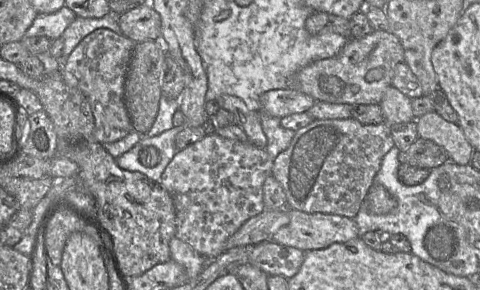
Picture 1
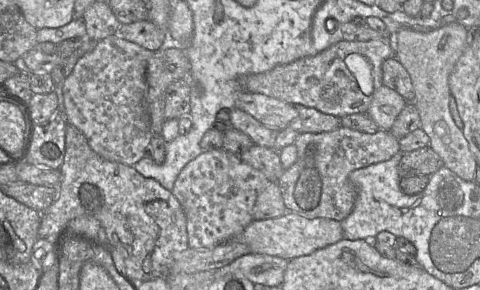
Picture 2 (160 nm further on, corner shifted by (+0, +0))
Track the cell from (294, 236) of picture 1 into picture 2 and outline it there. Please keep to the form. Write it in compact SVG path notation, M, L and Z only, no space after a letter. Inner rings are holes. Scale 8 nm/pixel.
M287 211L277 218L254 220L239 235L231 239L247 244L251 250L250 253L267 254L290 260L309 255L344 239L344 232L339 221L326 218L310 219Z

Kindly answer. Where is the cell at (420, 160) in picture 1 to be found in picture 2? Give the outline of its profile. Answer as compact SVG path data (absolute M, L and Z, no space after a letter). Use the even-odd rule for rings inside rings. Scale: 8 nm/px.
M426 146L404 153L398 164L398 173L400 178L417 175L432 176L443 166L441 157L430 146Z

